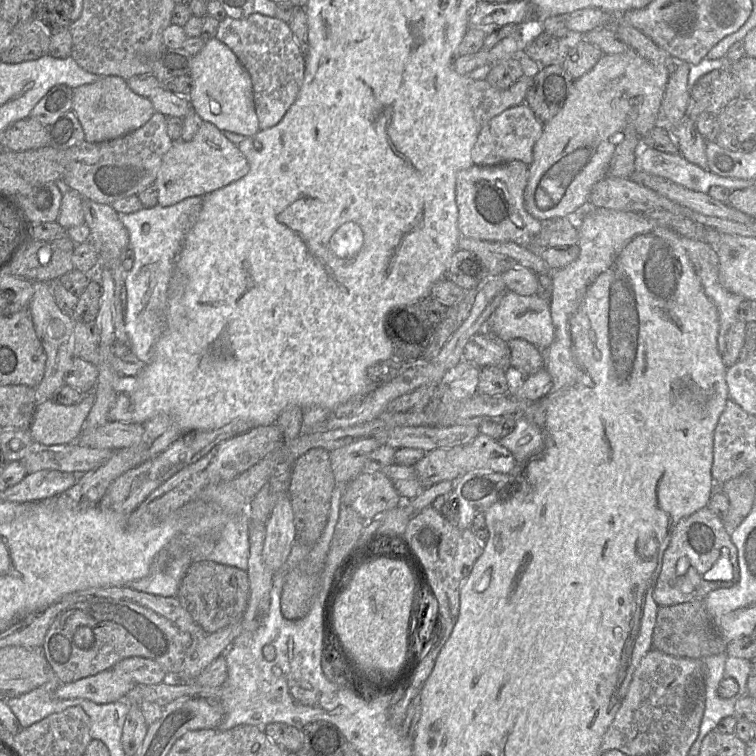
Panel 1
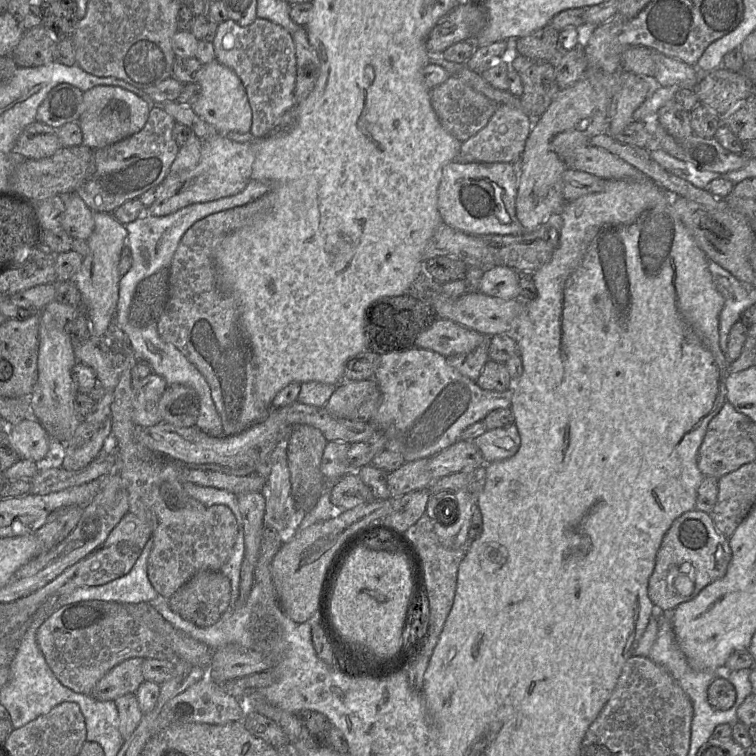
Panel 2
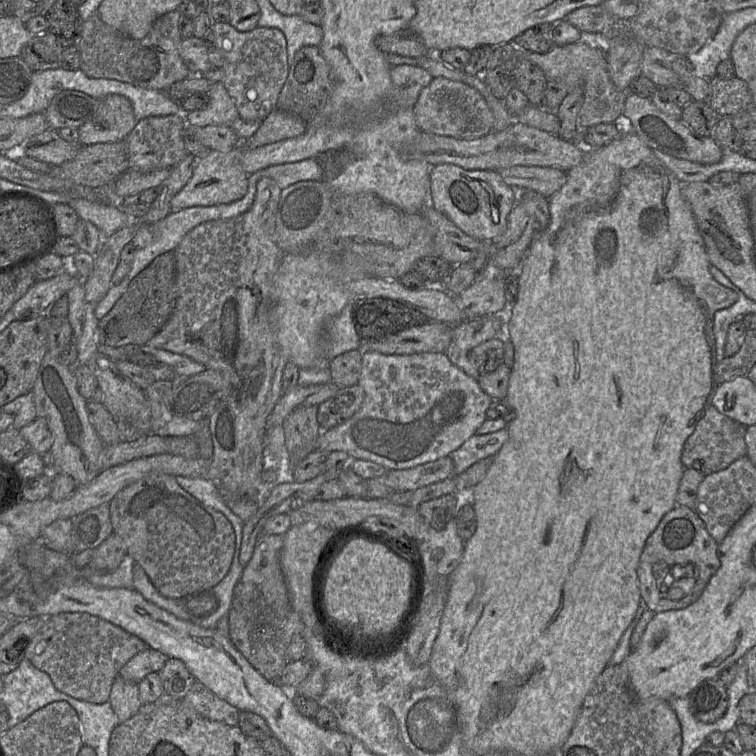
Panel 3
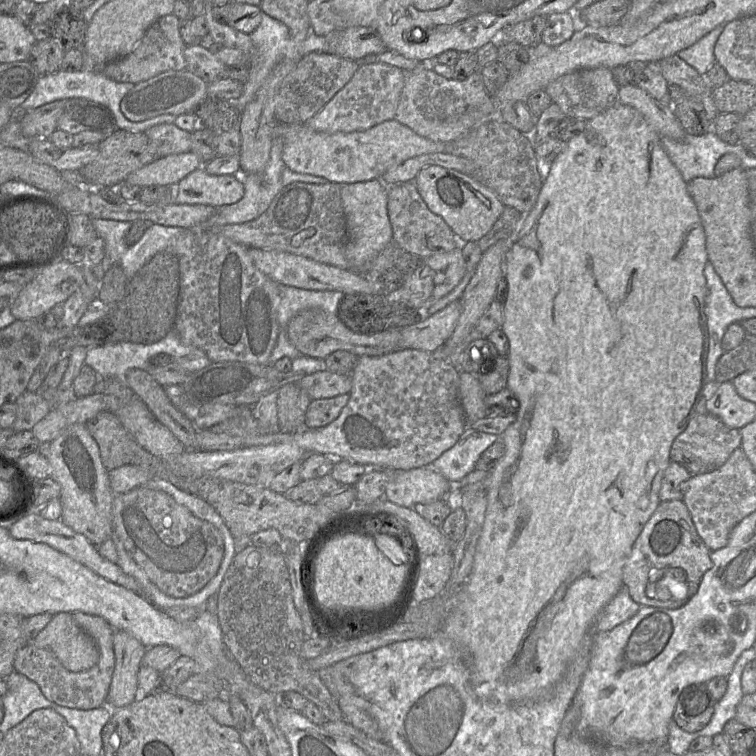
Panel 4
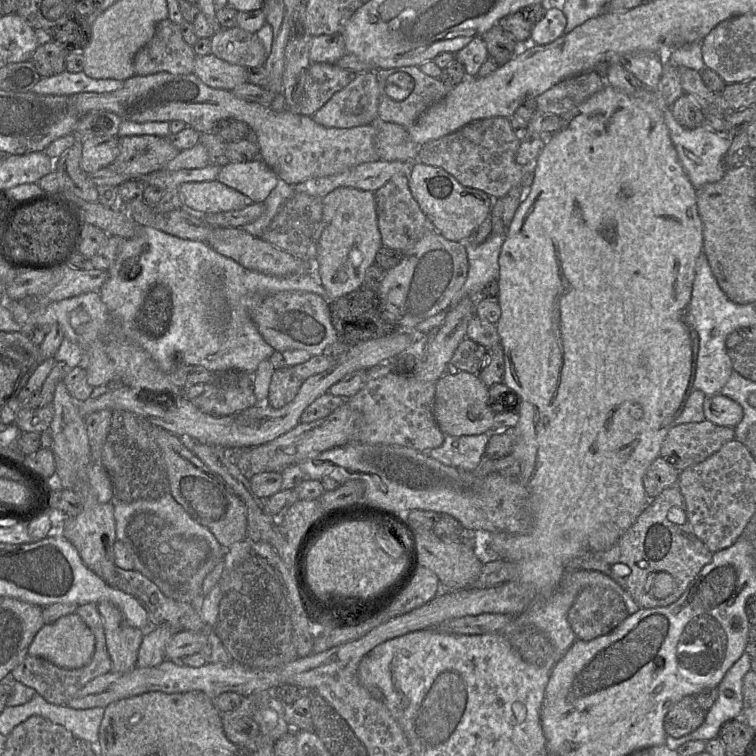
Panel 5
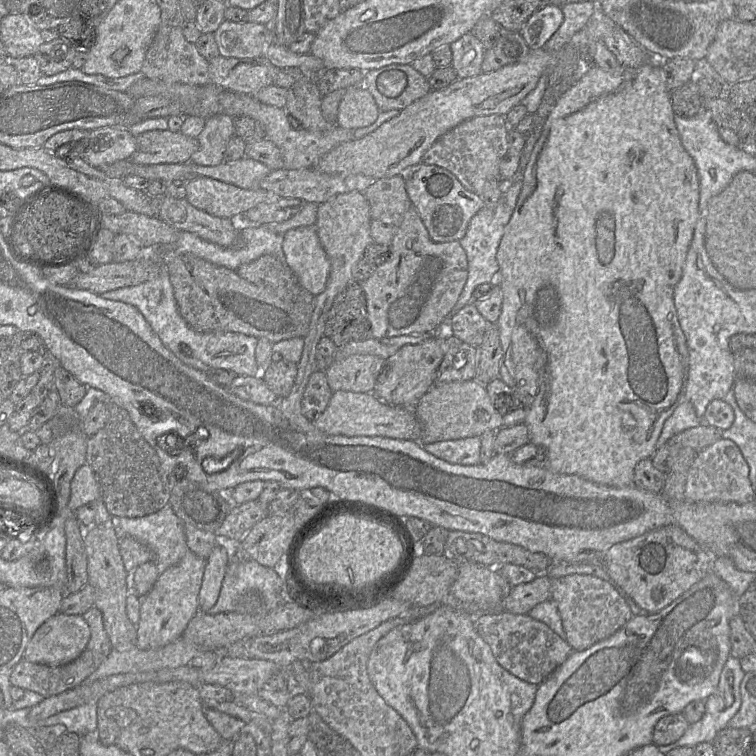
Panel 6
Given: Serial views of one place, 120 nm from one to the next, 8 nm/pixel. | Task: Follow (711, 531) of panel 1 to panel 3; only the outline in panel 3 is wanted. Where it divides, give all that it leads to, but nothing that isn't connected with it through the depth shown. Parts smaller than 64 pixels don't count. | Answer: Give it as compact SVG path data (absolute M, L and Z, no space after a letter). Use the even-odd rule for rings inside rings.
M682 505L675 506L647 538L640 557L637 576L642 606L656 614L683 609L694 603L720 567L718 545L707 531L704 522L692 509ZM680 572L694 574L695 585L689 593L673 584L676 574L679 575Z

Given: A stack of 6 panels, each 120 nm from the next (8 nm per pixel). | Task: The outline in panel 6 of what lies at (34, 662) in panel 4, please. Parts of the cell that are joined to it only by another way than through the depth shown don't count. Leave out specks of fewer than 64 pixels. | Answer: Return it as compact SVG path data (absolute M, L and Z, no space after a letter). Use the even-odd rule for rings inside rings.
M91 607L82 617L90 627L90 639L85 650L77 659L64 666L57 667L31 663L23 659L17 663L12 670L10 675L11 685L36 692L44 697L51 697L79 686L91 673L93 673L108 657L112 650L112 645L104 628L102 614L97 607Z

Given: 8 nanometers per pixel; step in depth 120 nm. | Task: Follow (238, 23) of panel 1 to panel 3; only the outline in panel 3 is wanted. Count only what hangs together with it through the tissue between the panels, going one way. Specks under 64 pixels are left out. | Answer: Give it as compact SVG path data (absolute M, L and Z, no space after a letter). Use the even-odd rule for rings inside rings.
M214 22L211 25L214 32L214 47L221 53L224 64L223 84L235 103L239 118L244 121L263 121L276 109L279 94L289 74L287 59L287 42L284 33L277 28L256 27L252 31L240 32L229 23Z

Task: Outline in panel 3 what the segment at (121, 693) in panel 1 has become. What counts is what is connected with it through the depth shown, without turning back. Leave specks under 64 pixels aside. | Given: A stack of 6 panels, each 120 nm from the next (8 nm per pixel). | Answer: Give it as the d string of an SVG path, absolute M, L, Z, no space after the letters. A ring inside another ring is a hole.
M147 648L135 655L120 670L123 679L138 684L150 673L158 673L169 658L163 653Z

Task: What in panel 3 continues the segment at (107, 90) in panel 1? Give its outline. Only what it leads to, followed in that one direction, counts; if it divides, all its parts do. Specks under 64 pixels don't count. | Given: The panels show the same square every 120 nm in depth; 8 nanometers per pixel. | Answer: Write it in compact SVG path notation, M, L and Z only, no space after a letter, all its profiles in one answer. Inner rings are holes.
M110 94L99 101L92 117L78 128L79 144L124 141L138 121L132 103L124 96Z

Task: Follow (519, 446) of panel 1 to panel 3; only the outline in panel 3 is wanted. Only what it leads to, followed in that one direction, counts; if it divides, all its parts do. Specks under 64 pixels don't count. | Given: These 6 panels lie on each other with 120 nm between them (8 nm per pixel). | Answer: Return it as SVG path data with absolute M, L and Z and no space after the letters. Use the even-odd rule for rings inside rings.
M507 428L493 433L471 436L448 455L454 463L454 475L460 475L480 460L495 457L508 438Z

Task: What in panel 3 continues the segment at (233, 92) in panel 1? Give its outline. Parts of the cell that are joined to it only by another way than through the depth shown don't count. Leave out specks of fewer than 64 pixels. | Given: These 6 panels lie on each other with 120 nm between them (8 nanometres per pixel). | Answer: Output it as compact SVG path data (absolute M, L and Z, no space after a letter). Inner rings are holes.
M222 82L212 83L207 94L209 96L208 106L205 109L185 114L185 123L198 127L231 126L239 118L239 113L224 84Z

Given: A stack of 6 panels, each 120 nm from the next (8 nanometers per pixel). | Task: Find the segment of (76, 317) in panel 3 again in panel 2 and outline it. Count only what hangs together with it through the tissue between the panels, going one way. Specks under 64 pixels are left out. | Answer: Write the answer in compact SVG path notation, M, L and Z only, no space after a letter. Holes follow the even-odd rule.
M93 212L95 227L87 240L89 253L84 257L78 272L72 277L82 296L82 306L85 308L91 324L91 337L106 338L111 317L119 298L119 261L121 252L127 244L128 230L112 213Z

